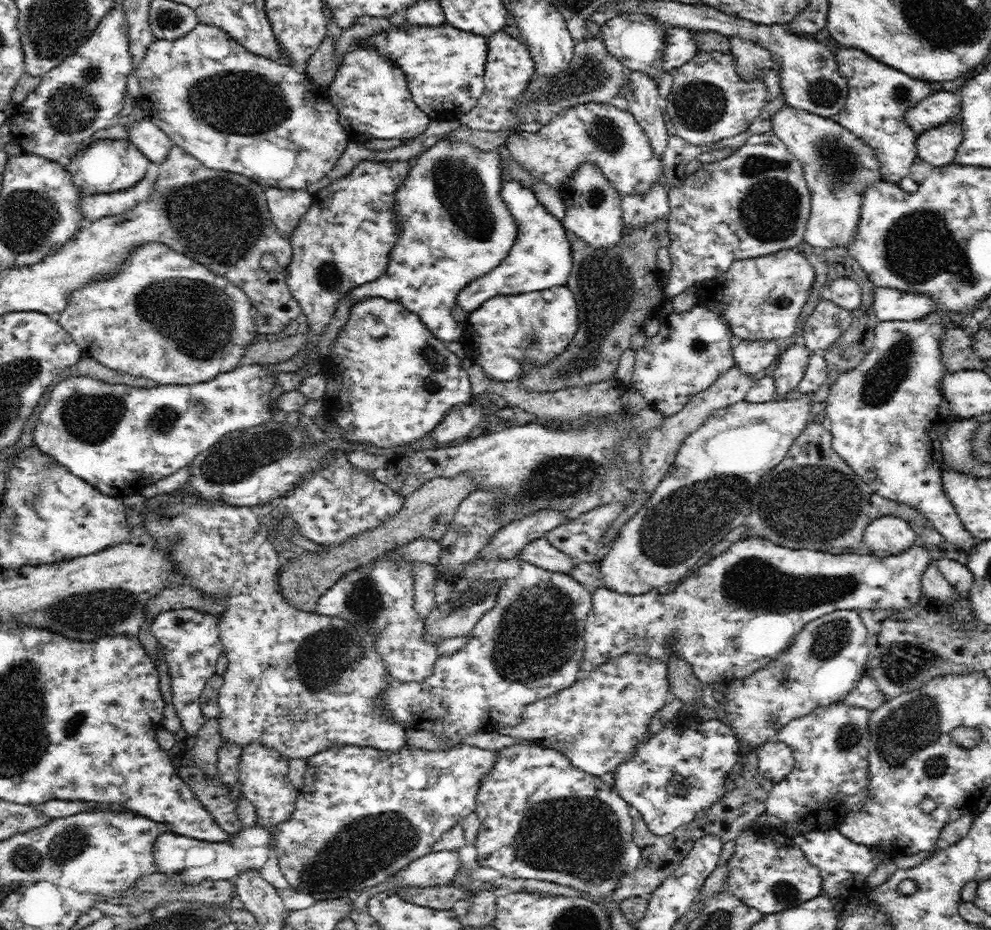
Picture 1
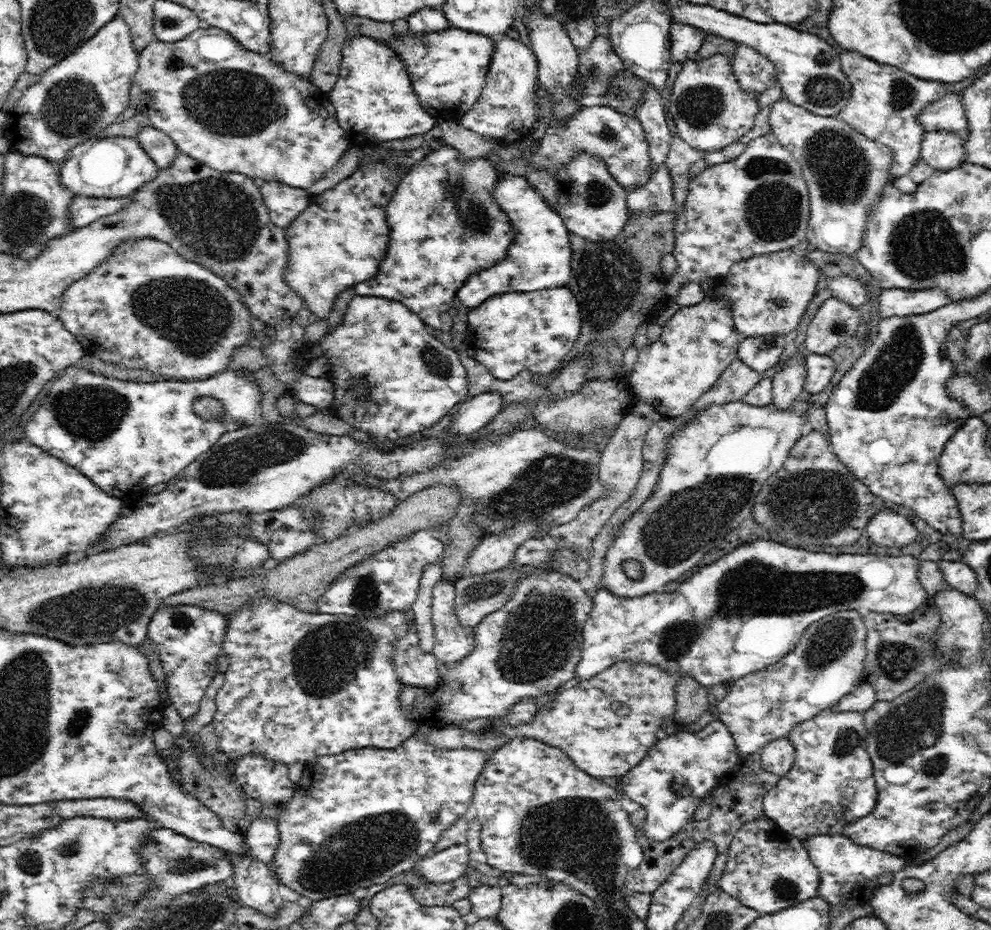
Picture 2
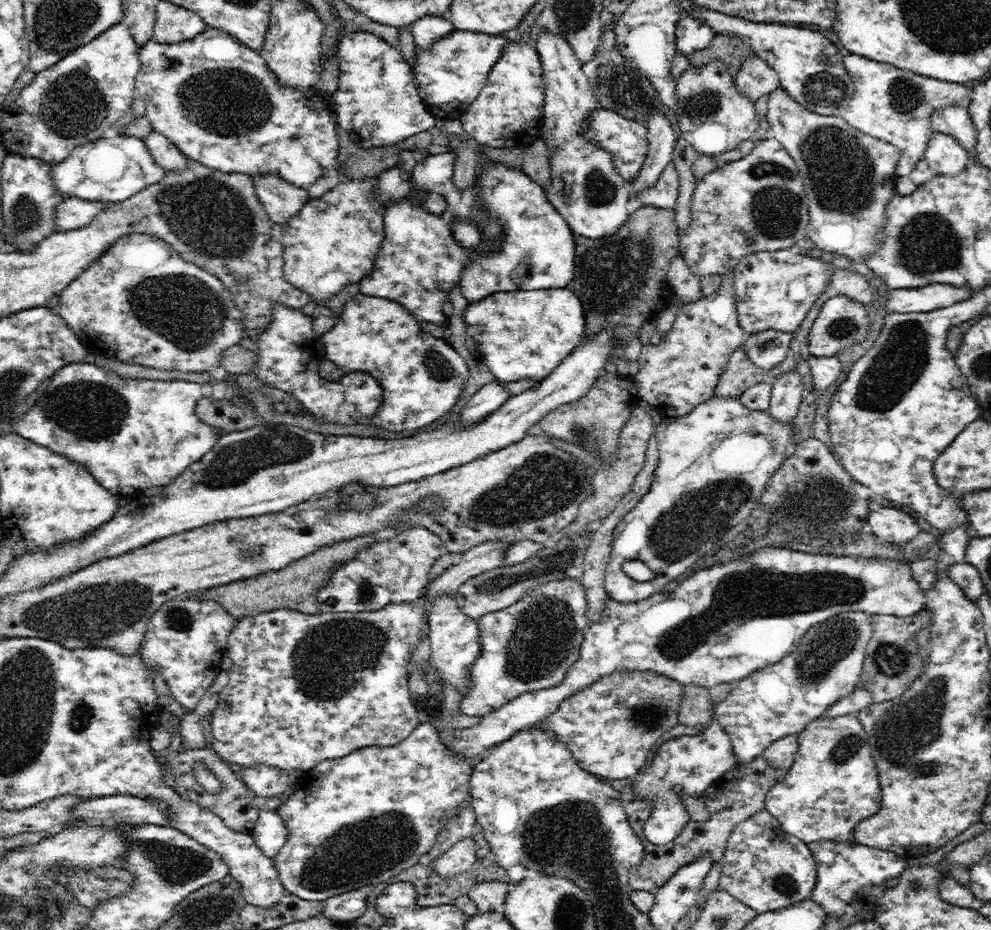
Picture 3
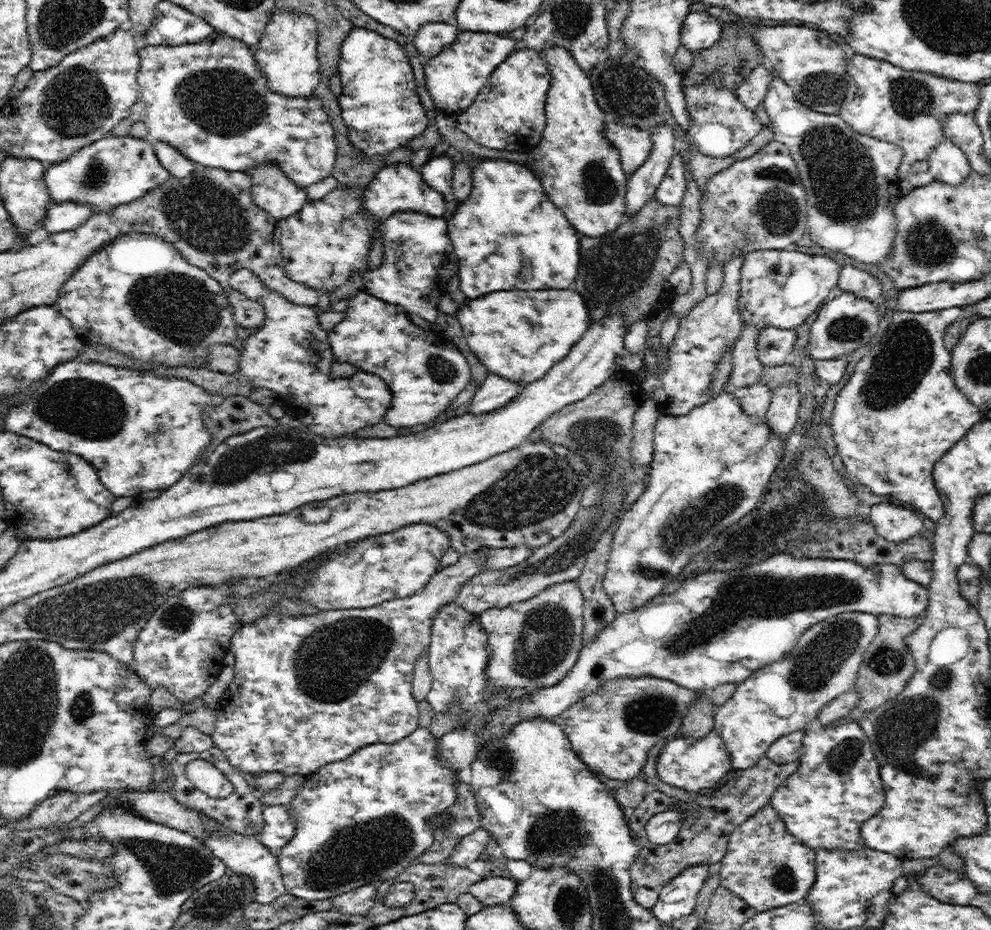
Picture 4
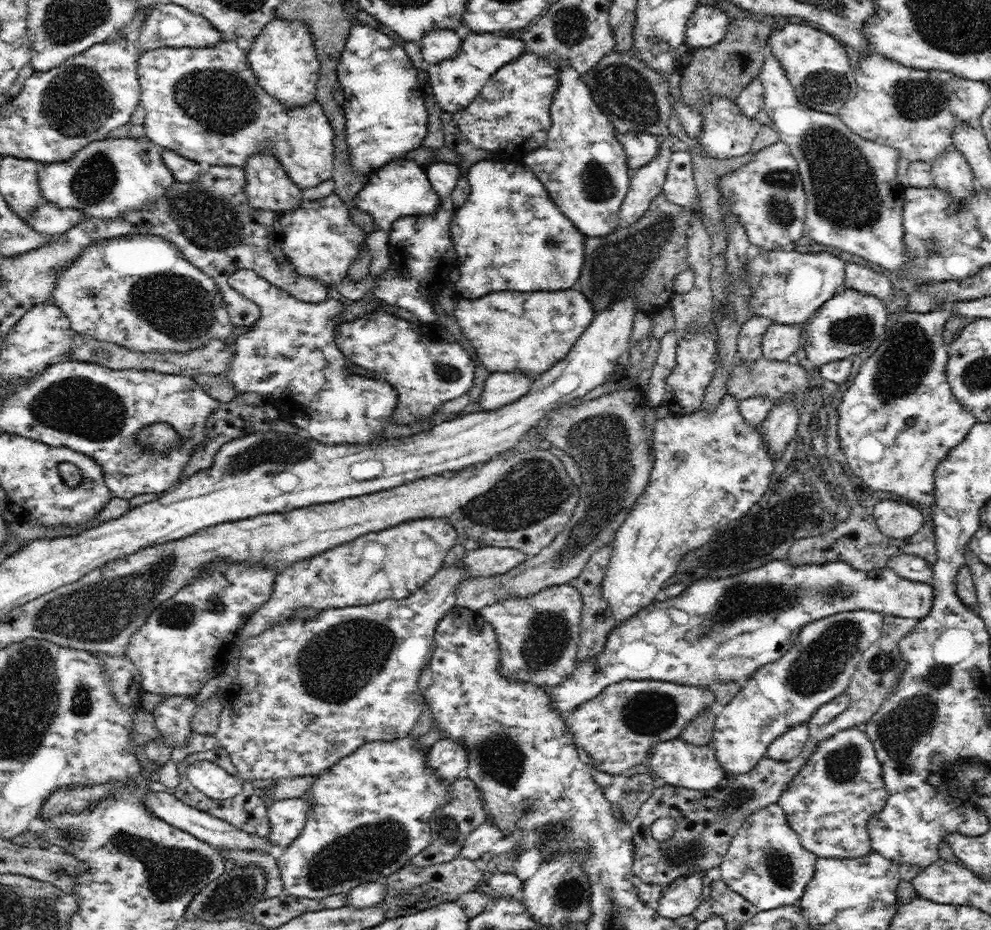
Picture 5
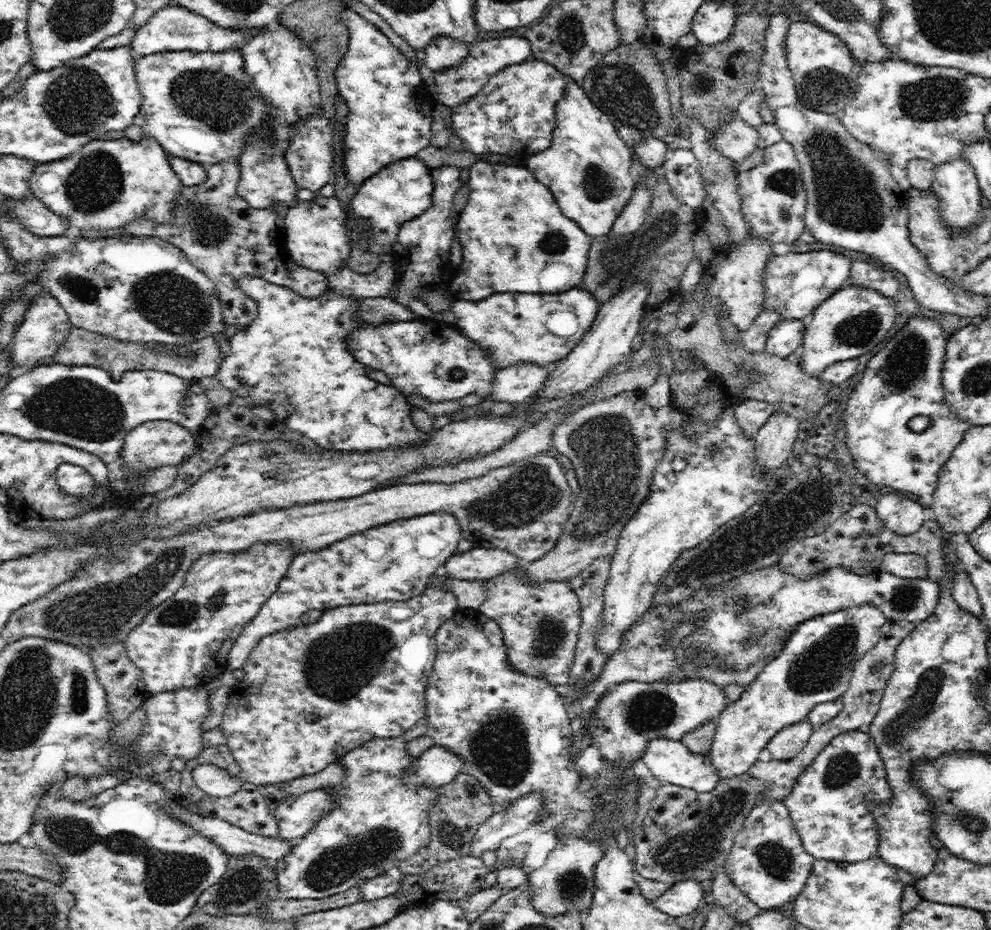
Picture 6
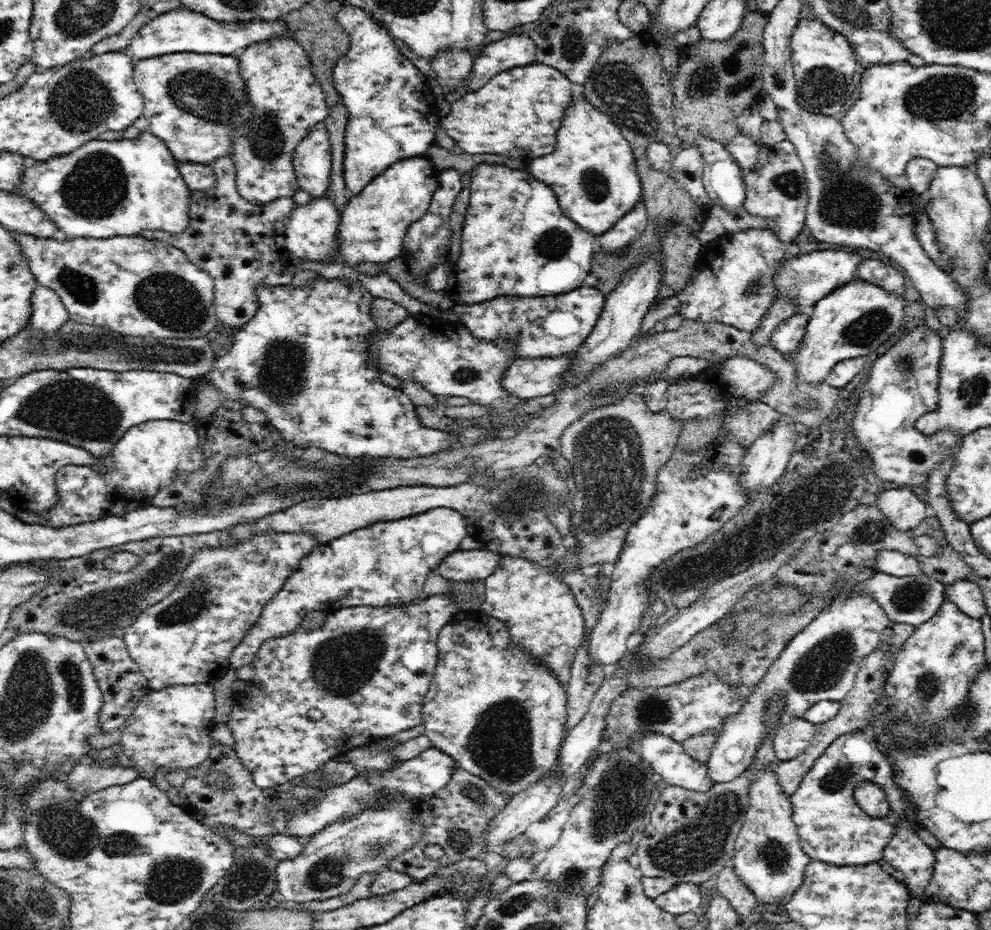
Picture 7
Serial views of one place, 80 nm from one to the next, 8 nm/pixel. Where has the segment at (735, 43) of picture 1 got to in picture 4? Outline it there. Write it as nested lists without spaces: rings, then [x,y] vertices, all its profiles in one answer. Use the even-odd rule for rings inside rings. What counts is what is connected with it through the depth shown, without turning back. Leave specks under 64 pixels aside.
[[[760,63],[748,78],[742,80],[742,84],[736,88],[737,97],[746,107],[755,111],[765,99],[769,84],[773,81],[772,68],[766,63]]]

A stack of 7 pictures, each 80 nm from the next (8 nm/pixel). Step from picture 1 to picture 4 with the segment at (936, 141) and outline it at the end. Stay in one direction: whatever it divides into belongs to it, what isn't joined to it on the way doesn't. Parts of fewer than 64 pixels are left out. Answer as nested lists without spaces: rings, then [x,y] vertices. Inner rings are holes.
[[[946,137],[928,154],[927,161],[930,173],[944,184],[958,186],[972,172],[965,152]]]

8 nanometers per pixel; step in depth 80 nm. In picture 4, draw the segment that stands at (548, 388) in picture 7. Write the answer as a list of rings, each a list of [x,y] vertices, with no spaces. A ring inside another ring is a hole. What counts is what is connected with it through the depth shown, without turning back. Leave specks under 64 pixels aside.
[[[489,373],[488,377],[479,385],[474,399],[469,407],[470,414],[488,414],[492,410],[504,407],[513,400],[524,388],[520,383],[512,382]]]

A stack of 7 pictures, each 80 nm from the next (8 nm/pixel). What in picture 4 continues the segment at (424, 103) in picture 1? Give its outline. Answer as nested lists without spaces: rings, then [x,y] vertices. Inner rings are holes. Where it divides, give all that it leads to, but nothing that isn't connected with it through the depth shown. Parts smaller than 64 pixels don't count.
[[[461,31],[456,42],[444,48],[438,56],[423,59],[426,89],[432,95],[437,114],[452,117],[462,114],[476,100],[481,88],[498,64],[502,64],[521,45],[513,38],[499,34]]]

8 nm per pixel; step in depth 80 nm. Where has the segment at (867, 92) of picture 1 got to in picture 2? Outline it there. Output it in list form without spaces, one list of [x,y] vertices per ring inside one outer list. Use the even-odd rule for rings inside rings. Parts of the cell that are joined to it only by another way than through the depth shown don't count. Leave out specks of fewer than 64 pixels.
[[[845,50],[839,57],[841,69],[851,84],[850,98],[839,112],[841,119],[868,139],[880,141],[892,149],[892,180],[909,175],[921,157],[920,146],[925,132],[916,116],[928,104],[944,98],[946,94],[952,93],[952,90],[948,90],[946,83],[918,78],[898,67],[880,64],[854,50]]]

